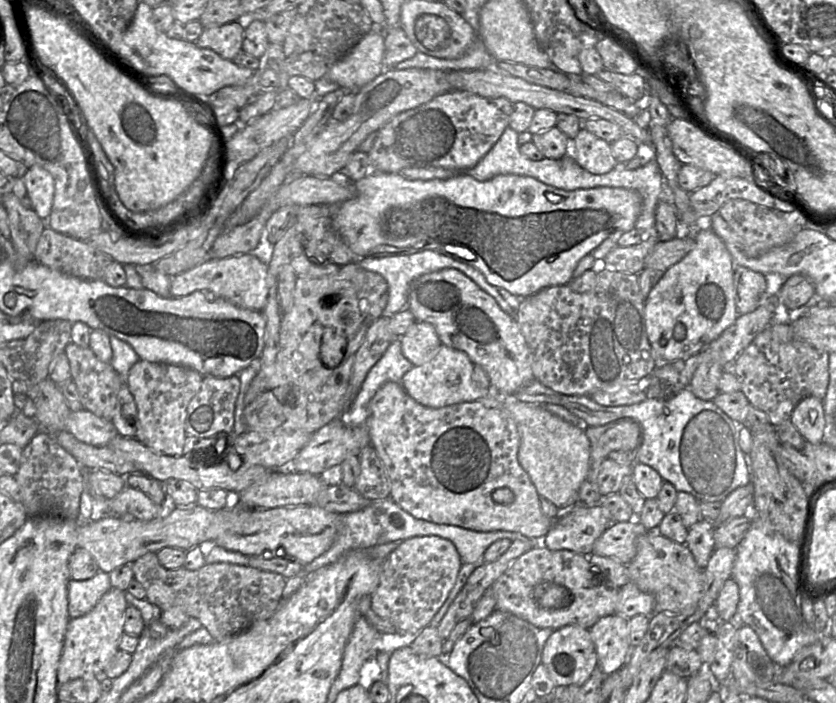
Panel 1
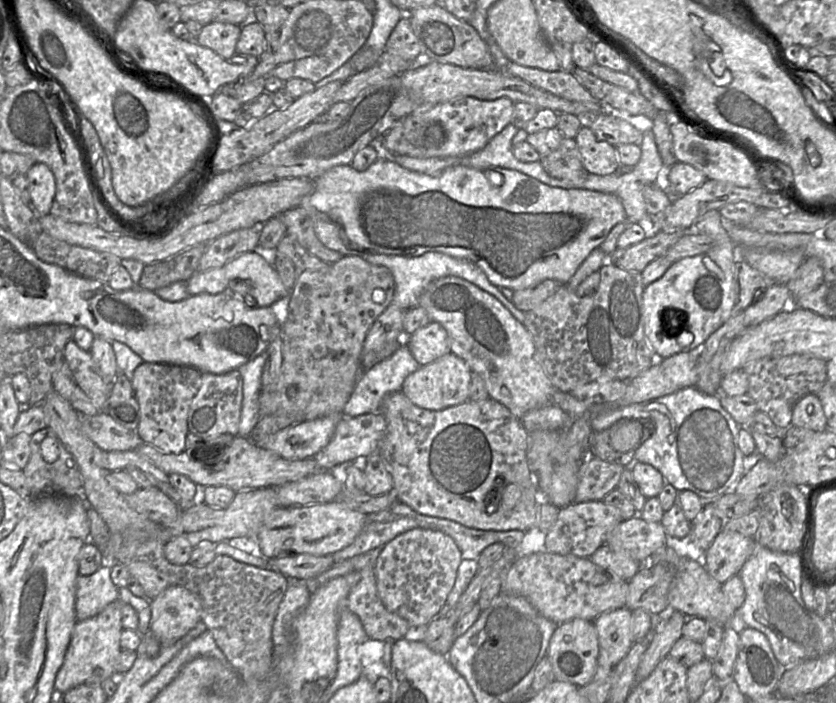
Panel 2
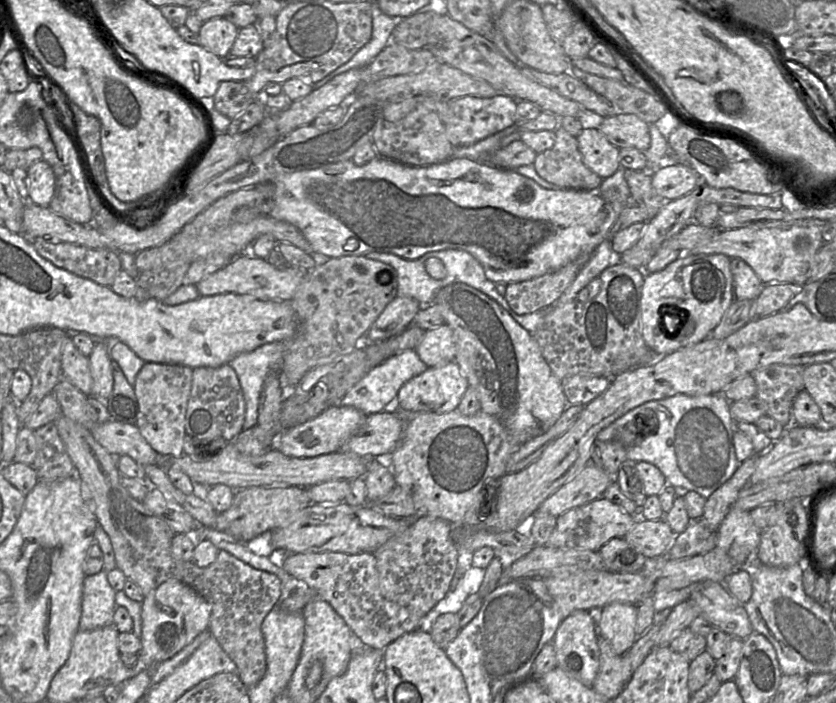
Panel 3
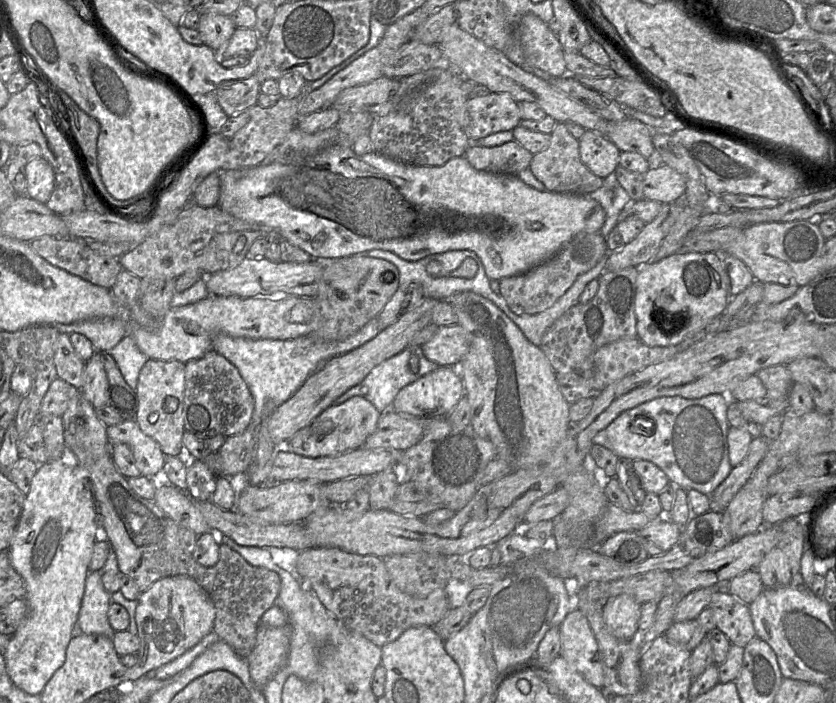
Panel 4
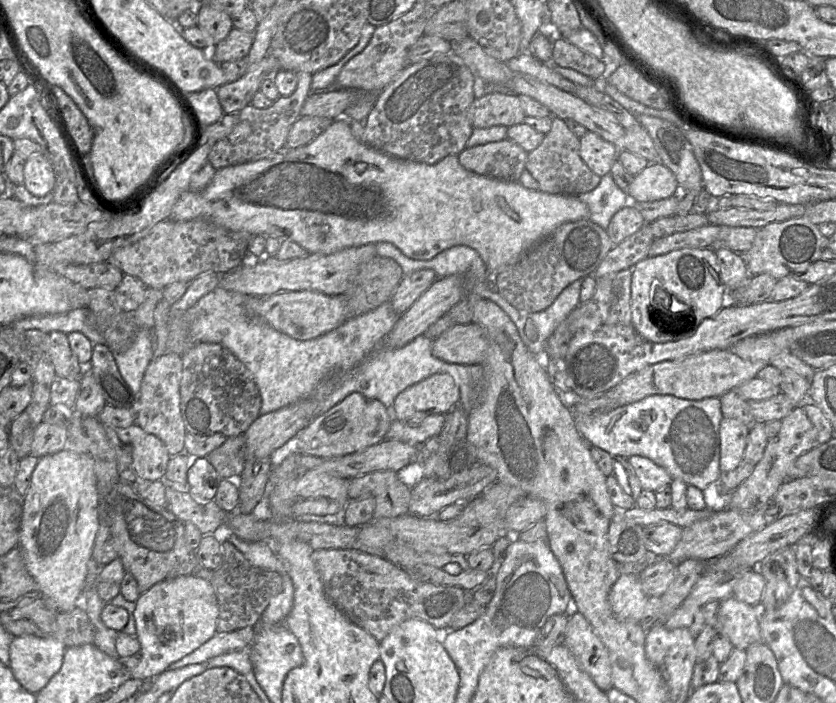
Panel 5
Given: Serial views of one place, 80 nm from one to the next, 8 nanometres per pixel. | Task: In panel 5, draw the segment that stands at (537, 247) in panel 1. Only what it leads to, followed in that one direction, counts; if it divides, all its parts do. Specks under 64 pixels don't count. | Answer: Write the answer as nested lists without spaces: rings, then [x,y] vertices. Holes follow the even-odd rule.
[[[343,117],[333,120],[331,125],[310,143],[295,147],[283,148],[276,154],[257,161],[228,166],[216,171],[210,183],[200,192],[187,190],[174,204],[169,219],[189,221],[205,218],[216,225],[236,232],[246,232],[252,236],[275,236],[289,239],[301,245],[312,254],[331,254],[339,250],[370,243],[389,242],[396,246],[404,255],[415,260],[429,260],[442,251],[457,245],[464,245],[476,250],[490,273],[518,260],[541,239],[549,235],[565,222],[577,221],[589,217],[587,205],[577,196],[565,194],[549,194],[540,190],[524,187],[519,181],[506,181],[478,175],[465,169],[458,160],[458,155],[449,155],[434,164],[405,160],[378,151],[366,143],[358,141],[352,134],[349,121]]]

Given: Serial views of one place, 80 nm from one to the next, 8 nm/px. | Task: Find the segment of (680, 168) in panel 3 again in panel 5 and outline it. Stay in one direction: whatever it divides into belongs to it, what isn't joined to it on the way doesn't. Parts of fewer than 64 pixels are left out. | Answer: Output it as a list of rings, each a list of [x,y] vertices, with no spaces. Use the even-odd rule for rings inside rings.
[[[649,163],[634,176],[626,193],[631,203],[641,203],[669,198],[677,195],[679,191],[676,177],[666,166]]]

